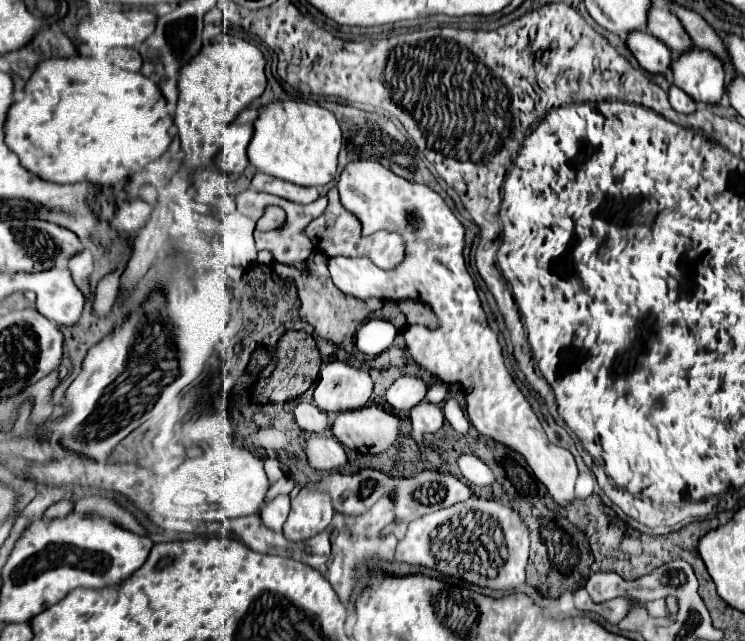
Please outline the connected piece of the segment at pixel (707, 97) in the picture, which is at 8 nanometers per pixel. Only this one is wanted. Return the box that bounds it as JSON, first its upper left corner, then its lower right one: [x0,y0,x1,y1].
[672,48,726,104]

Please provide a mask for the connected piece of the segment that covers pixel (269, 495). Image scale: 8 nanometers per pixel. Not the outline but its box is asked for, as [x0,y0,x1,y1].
[266,476,294,502]

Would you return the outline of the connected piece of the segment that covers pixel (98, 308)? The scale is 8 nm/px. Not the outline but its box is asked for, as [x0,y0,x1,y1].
[92,270,120,318]

